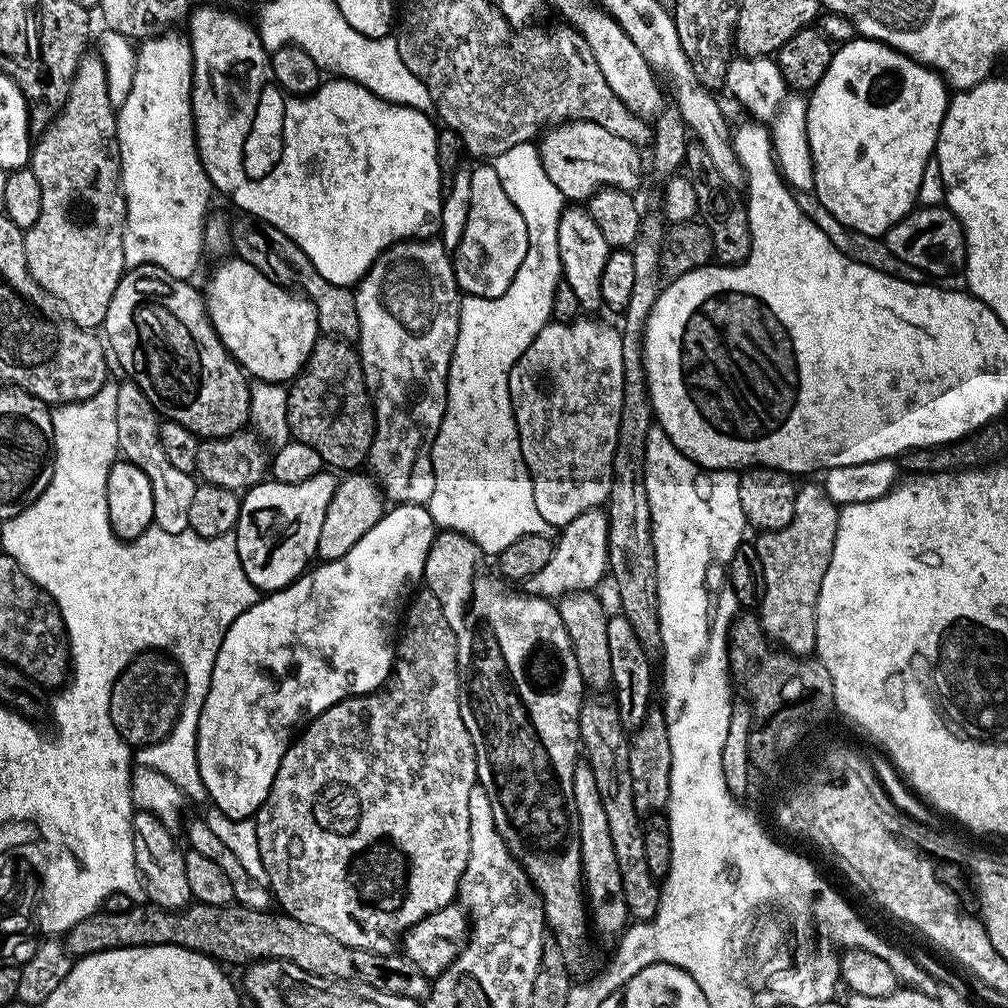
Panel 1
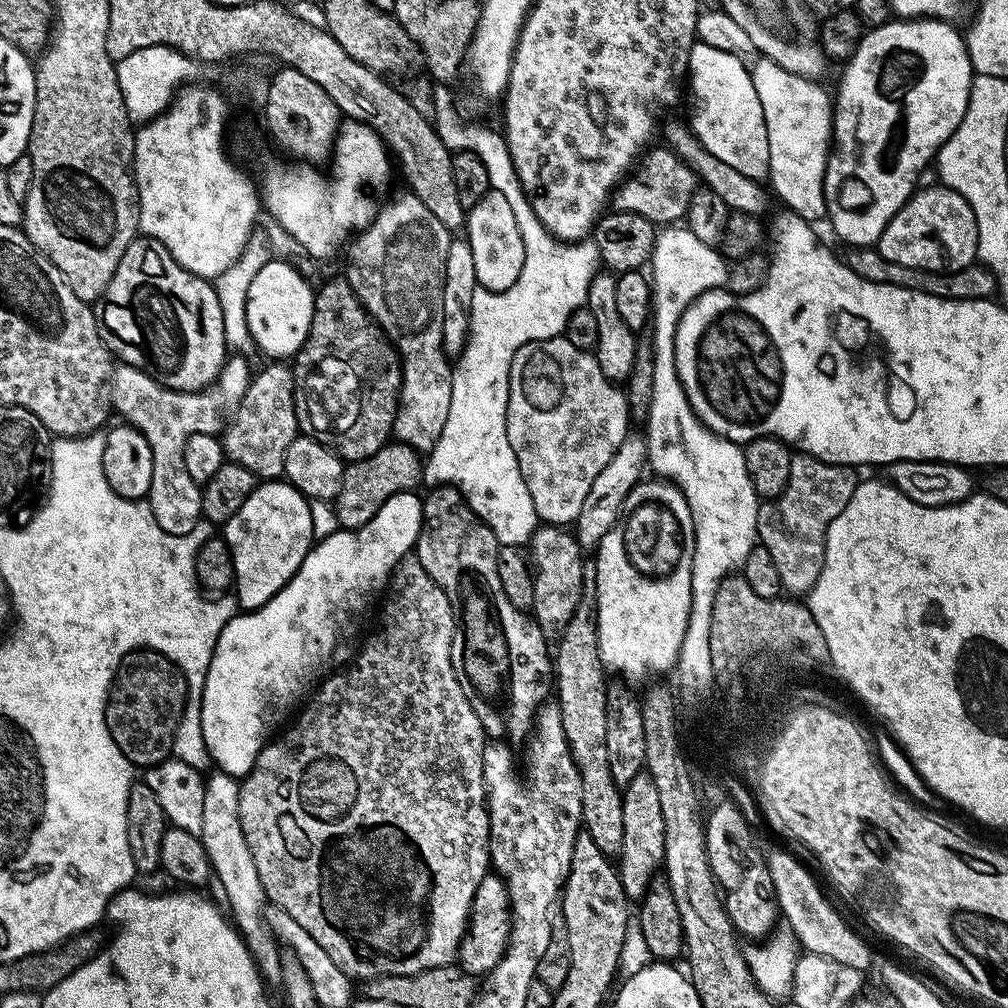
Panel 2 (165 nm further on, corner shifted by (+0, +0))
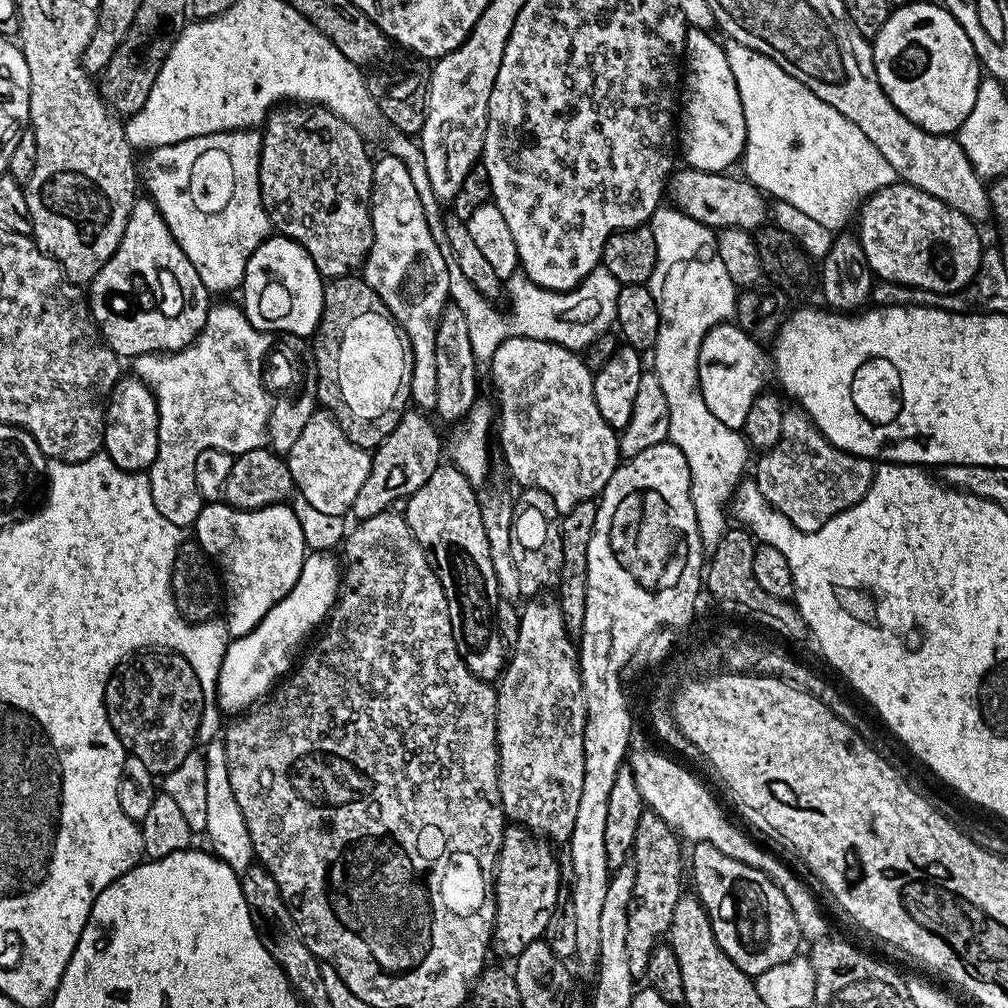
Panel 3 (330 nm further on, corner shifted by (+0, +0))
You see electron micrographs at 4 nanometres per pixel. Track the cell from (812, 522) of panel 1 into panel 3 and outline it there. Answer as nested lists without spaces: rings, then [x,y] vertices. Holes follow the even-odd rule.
[[[792,406],[785,411],[782,418],[781,437],[773,448],[767,449],[764,456],[756,464],[754,479],[758,490],[762,490],[762,498],[776,511],[782,513],[796,528],[803,532],[812,532],[820,528],[830,518],[834,518],[842,510],[854,506],[866,494],[866,490],[872,484],[874,471],[873,461],[865,456],[855,456],[849,452],[843,452],[833,446],[828,439],[814,426],[814,422],[808,417],[808,413],[799,407]]]

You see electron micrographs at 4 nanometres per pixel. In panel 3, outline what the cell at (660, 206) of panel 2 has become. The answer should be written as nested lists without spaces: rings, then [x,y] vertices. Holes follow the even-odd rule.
[[[687,166],[677,167],[666,185],[666,192],[670,200],[672,196],[671,203],[676,209],[713,230],[763,228],[770,216],[769,201],[764,201],[765,193],[747,178],[732,175],[728,172],[707,172]]]

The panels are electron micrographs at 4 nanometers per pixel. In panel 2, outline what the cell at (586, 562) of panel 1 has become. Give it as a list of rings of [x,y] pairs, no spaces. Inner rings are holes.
[[[629,434],[622,442],[622,446],[618,446],[614,458],[610,458],[610,462],[606,462],[602,474],[598,474],[598,478],[594,478],[594,486],[590,486],[590,494],[586,494],[586,502],[582,502],[582,510],[578,510],[578,518],[574,521],[574,535],[581,549],[599,548],[602,538],[620,519],[620,511],[630,490],[635,484],[641,483],[647,463],[647,439],[643,435]]]

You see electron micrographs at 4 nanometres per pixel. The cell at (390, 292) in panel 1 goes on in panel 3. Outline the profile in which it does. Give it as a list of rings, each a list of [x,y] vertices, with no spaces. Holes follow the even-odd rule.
[[[381,155],[372,166],[372,245],[364,259],[362,278],[378,294],[378,298],[388,307],[393,320],[400,325],[401,333],[406,337],[412,361],[412,381],[408,383],[411,403],[420,410],[435,409],[438,402],[438,366],[434,362],[434,342],[440,315],[444,305],[449,303],[448,267],[444,261],[445,253],[440,252],[436,240],[432,237],[432,228],[428,225],[426,209],[410,182],[410,170],[396,156]]]

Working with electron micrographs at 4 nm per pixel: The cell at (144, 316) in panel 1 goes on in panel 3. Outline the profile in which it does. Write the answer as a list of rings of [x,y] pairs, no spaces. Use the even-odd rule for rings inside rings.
[[[151,198],[137,199],[132,205],[122,242],[118,242],[118,250],[92,279],[86,299],[90,315],[100,329],[104,343],[121,358],[151,352],[178,352],[187,344],[194,343],[208,320],[210,307],[208,287],[202,282],[202,278],[198,278],[198,270],[190,262],[190,258],[186,258],[174,234],[170,234],[158,206]]]

